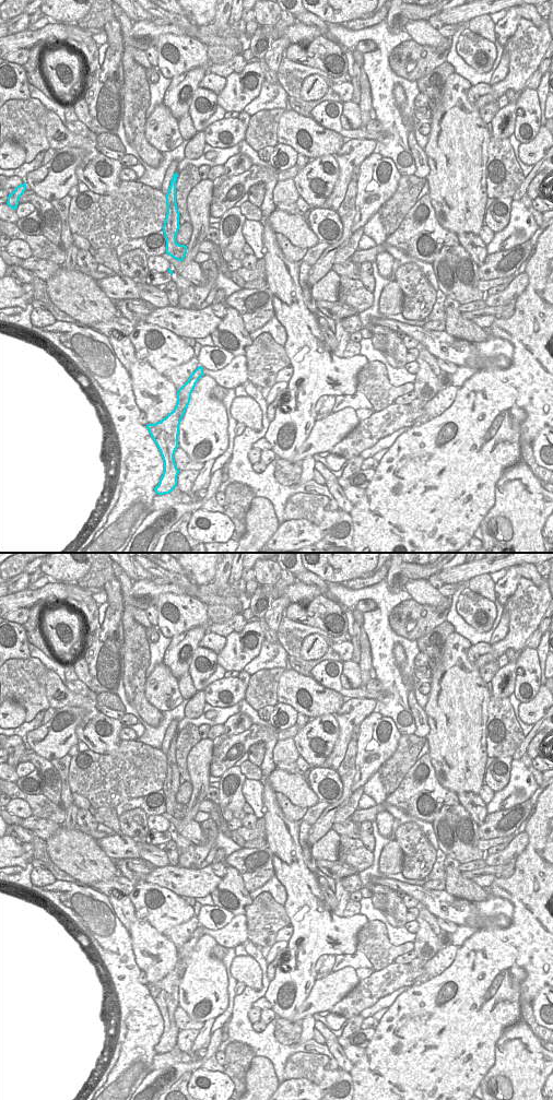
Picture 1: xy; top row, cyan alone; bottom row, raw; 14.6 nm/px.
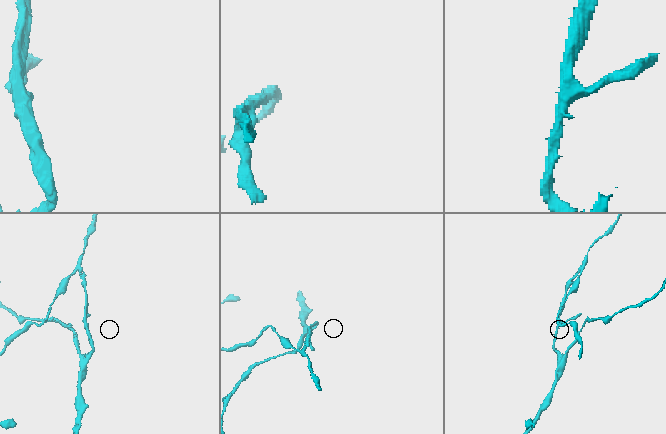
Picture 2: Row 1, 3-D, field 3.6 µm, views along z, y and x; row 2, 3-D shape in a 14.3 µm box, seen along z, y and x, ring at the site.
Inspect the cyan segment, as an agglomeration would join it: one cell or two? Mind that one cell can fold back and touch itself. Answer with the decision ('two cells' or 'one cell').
two cells

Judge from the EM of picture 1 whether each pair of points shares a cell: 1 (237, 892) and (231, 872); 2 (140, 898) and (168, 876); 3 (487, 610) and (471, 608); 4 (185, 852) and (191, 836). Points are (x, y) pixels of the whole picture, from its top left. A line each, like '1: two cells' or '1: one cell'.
1: one cell
2: two cells
3: one cell
4: two cells

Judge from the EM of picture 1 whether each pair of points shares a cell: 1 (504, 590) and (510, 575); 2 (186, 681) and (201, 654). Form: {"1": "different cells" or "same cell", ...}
{"1": "same cell", "2": "different cells"}

